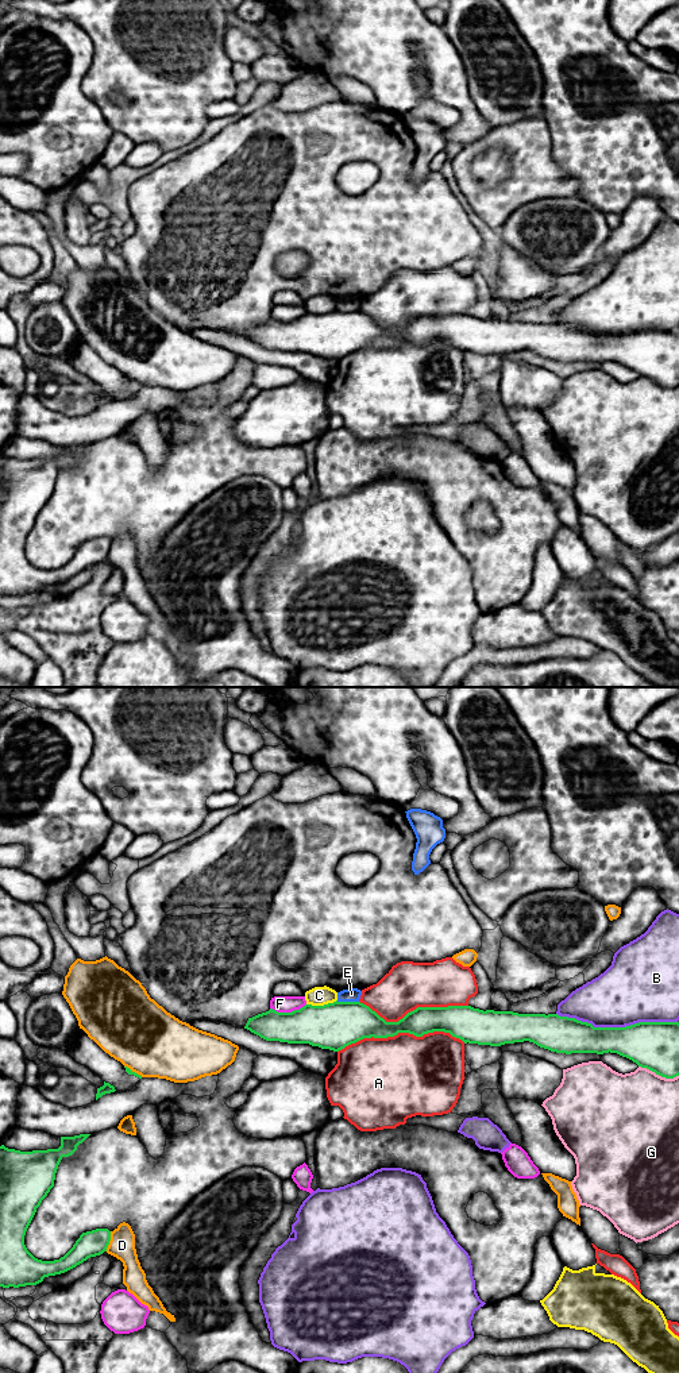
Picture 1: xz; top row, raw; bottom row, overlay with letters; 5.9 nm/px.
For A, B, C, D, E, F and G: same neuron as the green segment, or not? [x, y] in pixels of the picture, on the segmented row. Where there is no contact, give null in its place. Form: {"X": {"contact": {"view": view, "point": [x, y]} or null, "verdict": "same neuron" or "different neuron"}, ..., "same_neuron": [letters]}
{"A": {"contact": {"view": "xz", "point": [401, 1032]}, "verdict": "different neuron"}, "B": {"contact": {"view": "xz", "point": [617, 1028]}, "verdict": "different neuron"}, "C": {"contact": {"view": "xz", "point": [321, 1006]}, "verdict": "different neuron"}, "D": {"contact": {"view": "xz", "point": [110, 1240]}, "verdict": "different neuron"}, "E": {"contact": {"view": "xz", "point": [347, 1002]}, "verdict": "different neuron"}, "F": {"contact": {"view": "xz", "point": [288, 1013]}, "verdict": "different neuron"}, "G": {"contact": {"view": "xz", "point": [659, 1075]}, "verdict": "different neuron"}, "same_neuron": []}

